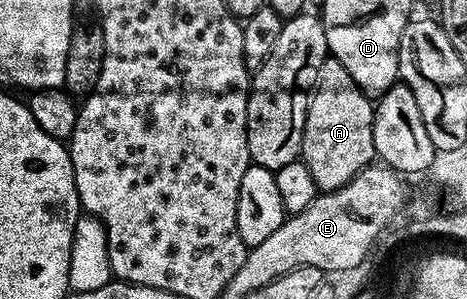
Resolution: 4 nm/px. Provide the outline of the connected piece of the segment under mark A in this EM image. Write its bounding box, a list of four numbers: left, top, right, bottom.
[301,55,376,193]

